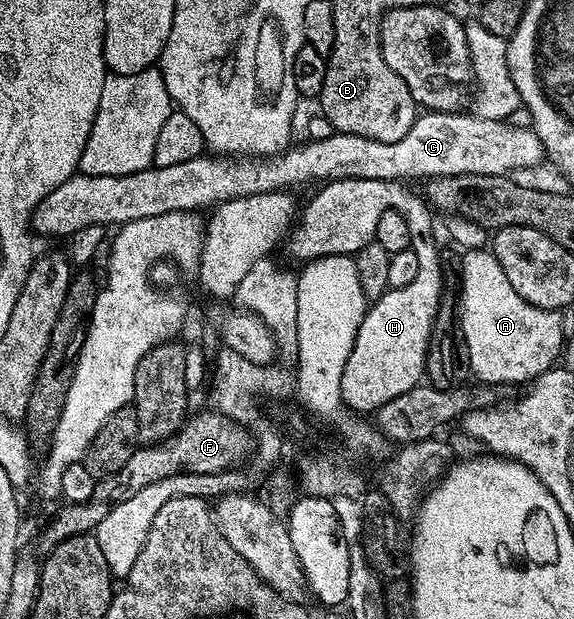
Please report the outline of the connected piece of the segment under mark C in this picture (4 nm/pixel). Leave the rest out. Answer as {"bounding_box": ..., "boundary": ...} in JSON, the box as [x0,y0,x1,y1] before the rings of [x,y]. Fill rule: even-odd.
{"bounding_box":[32,111,546,239],"boundary":[[[426,111],[415,119],[408,135],[404,135],[404,139],[396,139],[396,143],[380,143],[376,139],[364,139],[364,135],[348,135],[336,131],[328,139],[307,140],[306,145],[295,144],[287,148],[285,153],[265,159],[235,159],[229,155],[203,155],[196,159],[188,159],[188,163],[176,163],[172,167],[154,165],[144,171],[136,171],[132,175],[88,175],[79,171],[64,183],[60,183],[56,191],[49,193],[40,202],[34,209],[32,225],[39,234],[42,232],[46,237],[69,239],[73,233],[84,227],[93,225],[121,227],[136,219],[152,219],[152,215],[189,213],[203,211],[202,209],[206,208],[209,210],[221,202],[231,201],[237,197],[286,191],[294,187],[290,185],[302,185],[310,180],[318,181],[317,183],[340,179],[384,179],[405,182],[406,177],[422,177],[421,179],[456,175],[500,177],[514,175],[517,169],[536,168],[546,157],[546,148],[543,147],[541,139],[534,134],[533,128],[525,124],[524,126],[510,124],[514,123],[509,120],[484,119],[470,111],[457,113]]]}

